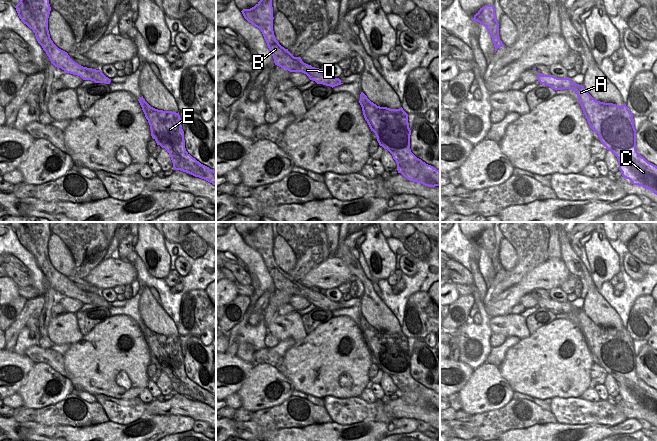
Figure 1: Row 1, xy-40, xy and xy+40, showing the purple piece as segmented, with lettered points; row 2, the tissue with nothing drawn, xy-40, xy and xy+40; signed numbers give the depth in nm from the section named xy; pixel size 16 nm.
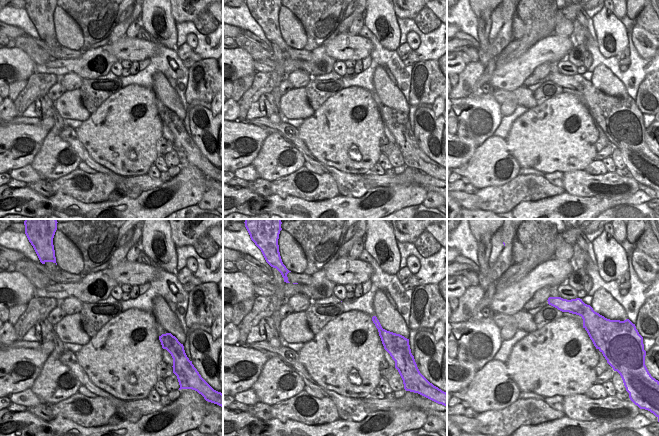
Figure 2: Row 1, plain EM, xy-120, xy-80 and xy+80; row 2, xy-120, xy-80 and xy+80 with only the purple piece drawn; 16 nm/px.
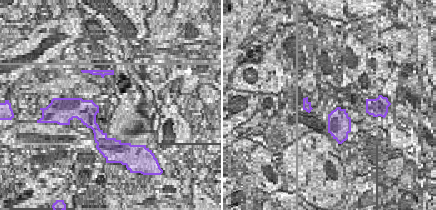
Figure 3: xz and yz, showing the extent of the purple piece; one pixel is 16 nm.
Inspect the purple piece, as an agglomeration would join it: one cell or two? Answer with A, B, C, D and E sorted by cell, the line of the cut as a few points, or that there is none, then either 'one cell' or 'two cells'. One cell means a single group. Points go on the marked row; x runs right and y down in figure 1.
A C E / B D | xy (324, 70), (321, 74), (315, 74), (313, 80) | two cells

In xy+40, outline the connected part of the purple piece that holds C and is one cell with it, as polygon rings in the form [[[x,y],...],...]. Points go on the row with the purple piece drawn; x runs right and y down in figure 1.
[[[540,73],[537,80],[556,91],[574,90],[590,128],[598,134],[606,149],[617,157],[622,176],[633,185],[642,186],[657,195],[657,166],[637,152],[634,115],[625,103],[617,106],[597,101],[583,85],[574,83],[568,77],[557,78],[551,74]]]

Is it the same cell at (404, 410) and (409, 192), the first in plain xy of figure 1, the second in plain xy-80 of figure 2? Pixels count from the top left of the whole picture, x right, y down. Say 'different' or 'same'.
different

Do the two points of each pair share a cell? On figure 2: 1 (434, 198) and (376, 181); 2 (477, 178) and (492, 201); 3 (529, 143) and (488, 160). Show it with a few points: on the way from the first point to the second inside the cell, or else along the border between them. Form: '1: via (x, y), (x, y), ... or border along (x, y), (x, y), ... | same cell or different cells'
1: border along (436, 191), (428, 192) | different cells
2: border along (506, 182), (478, 189) | different cells
3: border along (504, 139), (507, 150), (521, 167) | different cells

